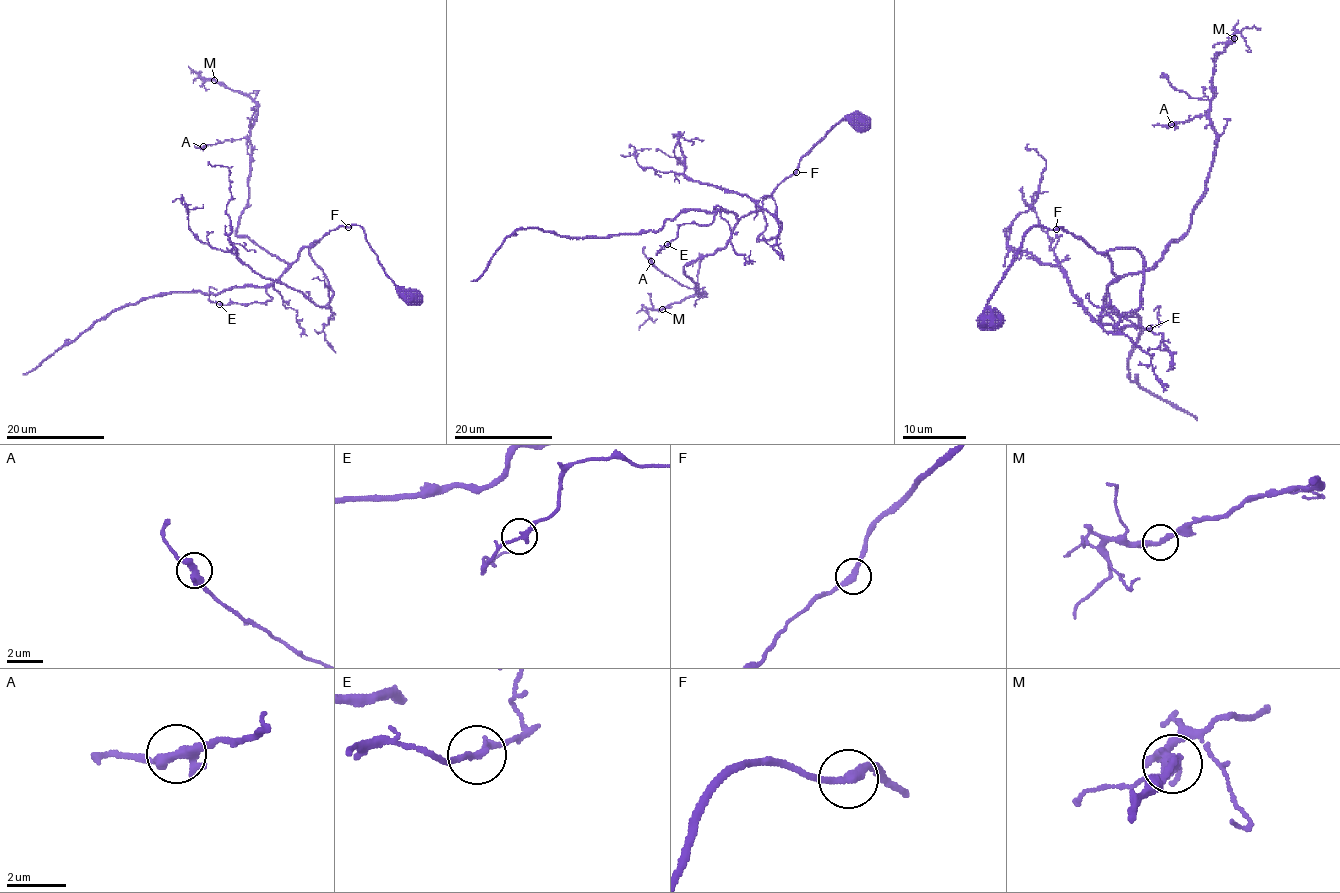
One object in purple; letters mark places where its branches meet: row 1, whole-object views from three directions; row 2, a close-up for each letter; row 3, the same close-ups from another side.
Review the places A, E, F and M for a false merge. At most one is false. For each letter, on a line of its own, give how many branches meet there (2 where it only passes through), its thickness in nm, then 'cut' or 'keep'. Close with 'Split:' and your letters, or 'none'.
A: 2 | 400 nm | keep
E: 2 | 200 nm | keep
F: 2 | 260 nm | keep
M: 2 | 260 nm | keep
Split: none

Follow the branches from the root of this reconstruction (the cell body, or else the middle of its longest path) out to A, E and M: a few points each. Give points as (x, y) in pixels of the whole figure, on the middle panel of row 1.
A: (862, 120), (851, 115), (838, 122), (757, 210), (740, 218), (723, 248), (684, 266), (699, 296), (651, 261)
E: (862, 120), (851, 115), (838, 122), (757, 210), (738, 218), (716, 206), (711, 223), (684, 223), (667, 244)
M: (862, 120), (838, 122), (757, 210), (740, 218), (723, 248), (684, 266), (704, 294), (662, 309)

